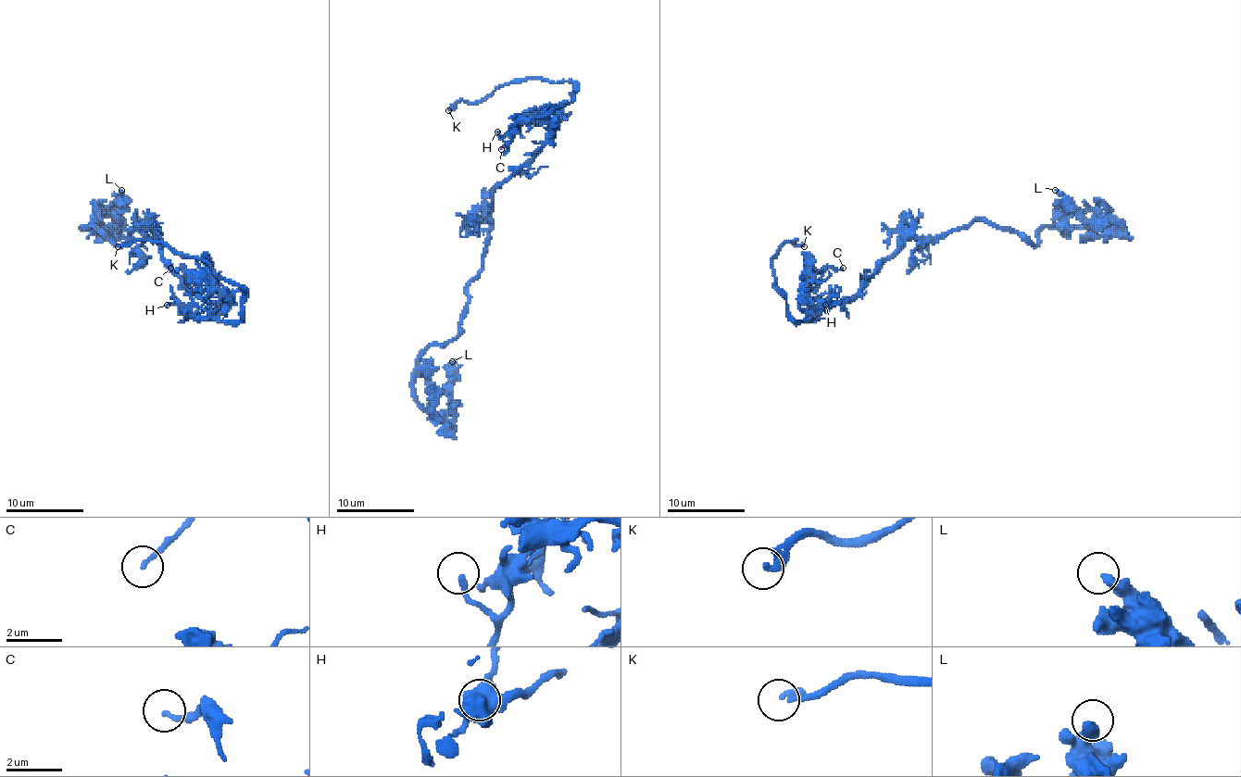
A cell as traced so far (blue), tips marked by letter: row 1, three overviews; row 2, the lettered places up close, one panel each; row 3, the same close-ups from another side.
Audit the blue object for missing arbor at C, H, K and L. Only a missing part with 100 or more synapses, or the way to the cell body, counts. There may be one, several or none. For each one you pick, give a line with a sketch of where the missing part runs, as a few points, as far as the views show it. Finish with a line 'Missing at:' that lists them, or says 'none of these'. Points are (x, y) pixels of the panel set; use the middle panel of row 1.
Missing at: K

